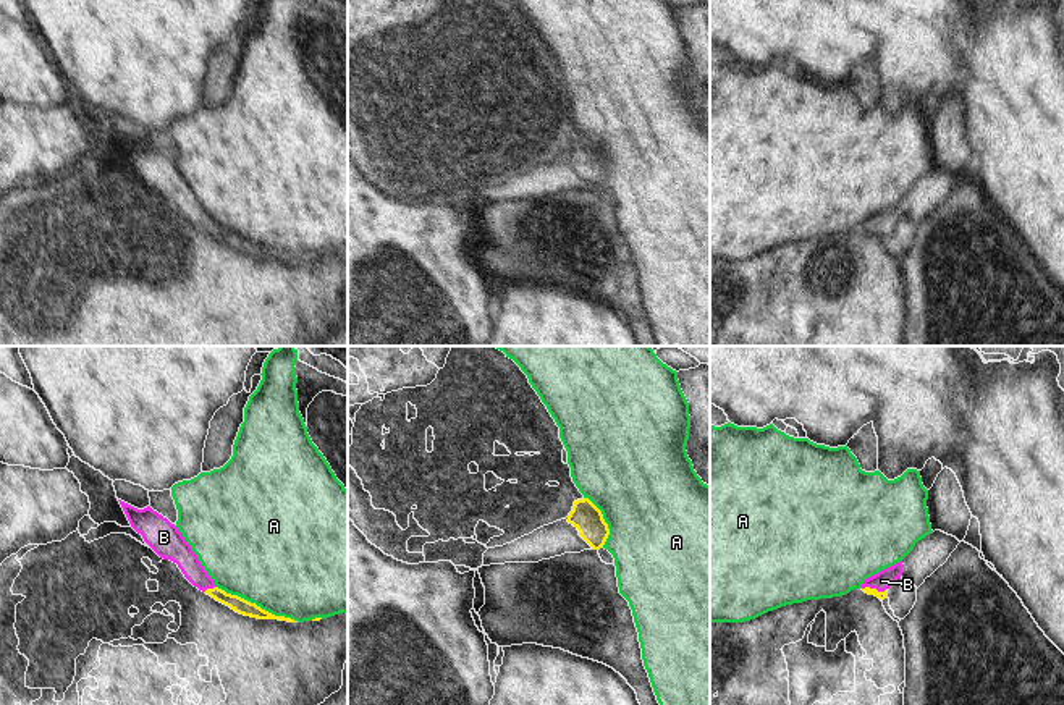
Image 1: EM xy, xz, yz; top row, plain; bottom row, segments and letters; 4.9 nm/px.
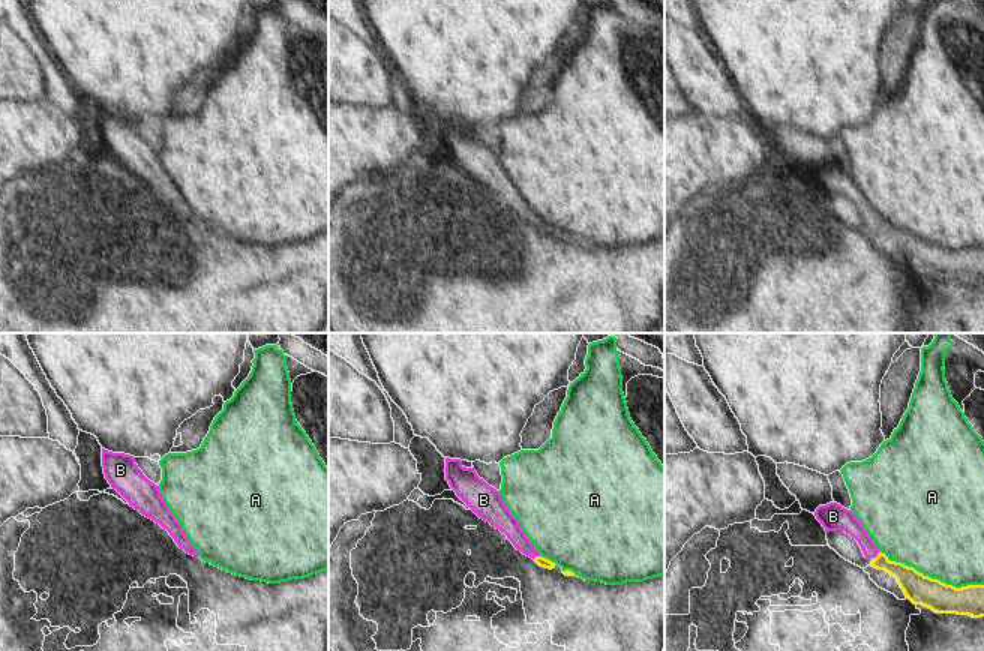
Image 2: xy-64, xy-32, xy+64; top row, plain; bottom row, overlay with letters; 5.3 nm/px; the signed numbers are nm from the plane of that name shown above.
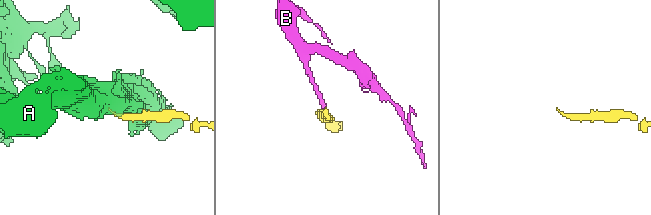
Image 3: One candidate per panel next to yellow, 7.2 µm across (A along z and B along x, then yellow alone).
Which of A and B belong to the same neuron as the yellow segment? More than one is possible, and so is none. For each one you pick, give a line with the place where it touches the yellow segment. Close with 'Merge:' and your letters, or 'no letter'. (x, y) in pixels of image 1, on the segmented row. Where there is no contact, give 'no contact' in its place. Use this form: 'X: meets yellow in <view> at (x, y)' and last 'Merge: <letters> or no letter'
B: meets yellow in yz at (874, 589)
Merge: B

